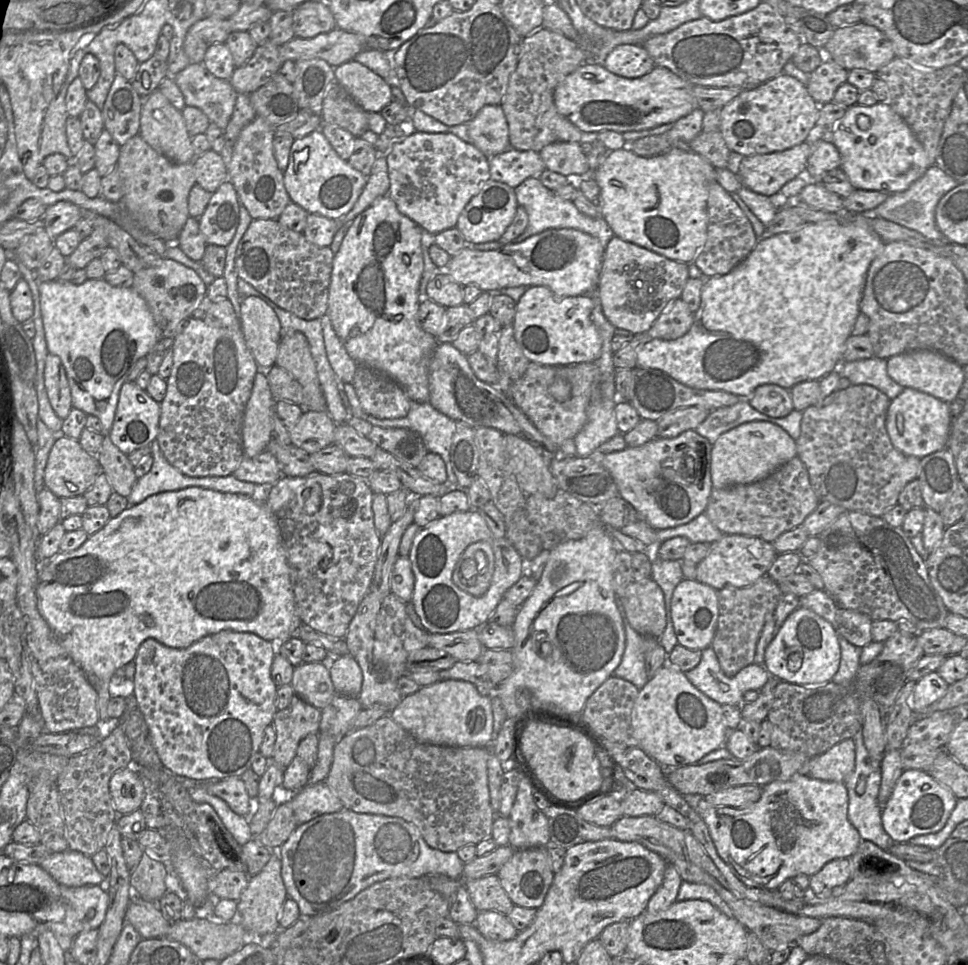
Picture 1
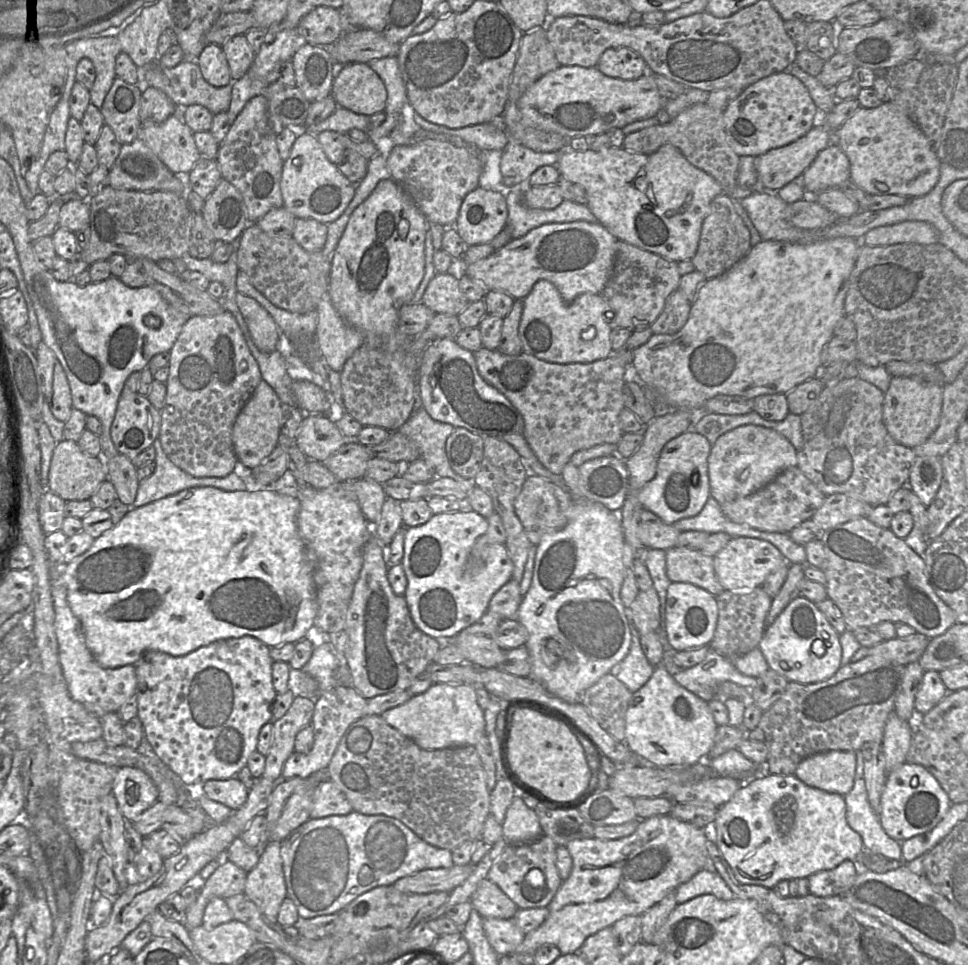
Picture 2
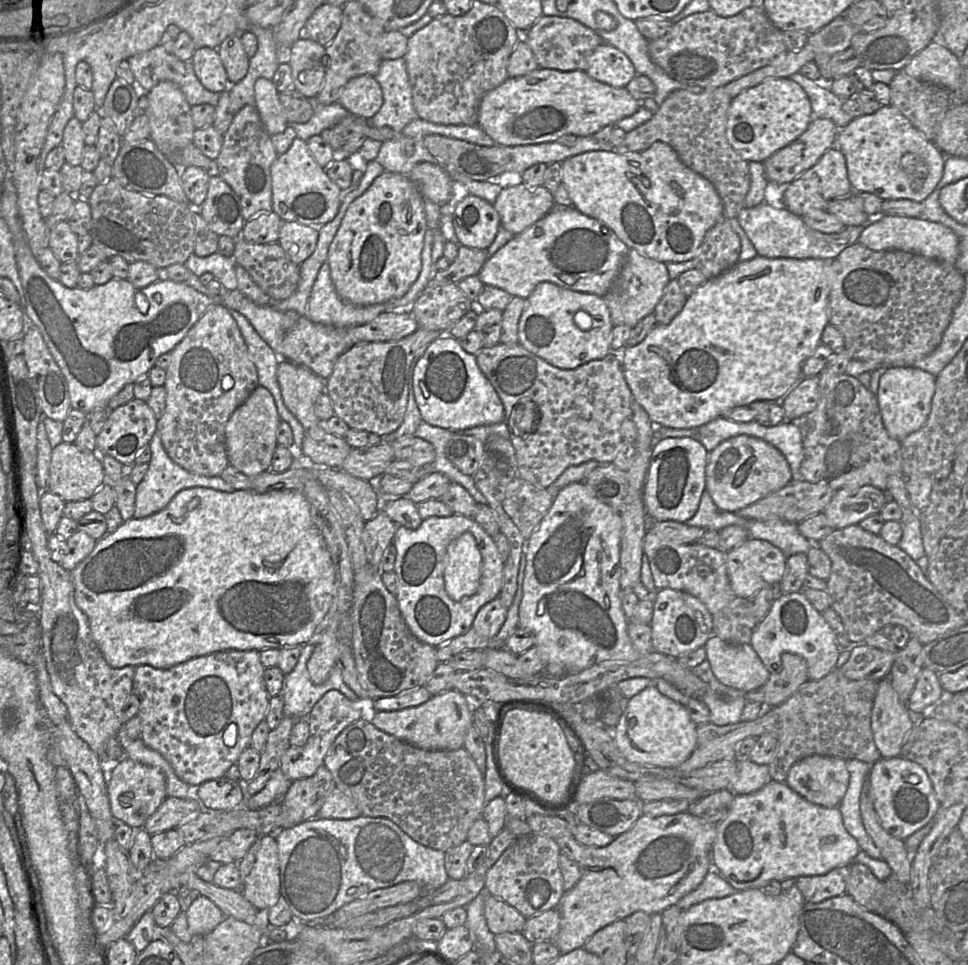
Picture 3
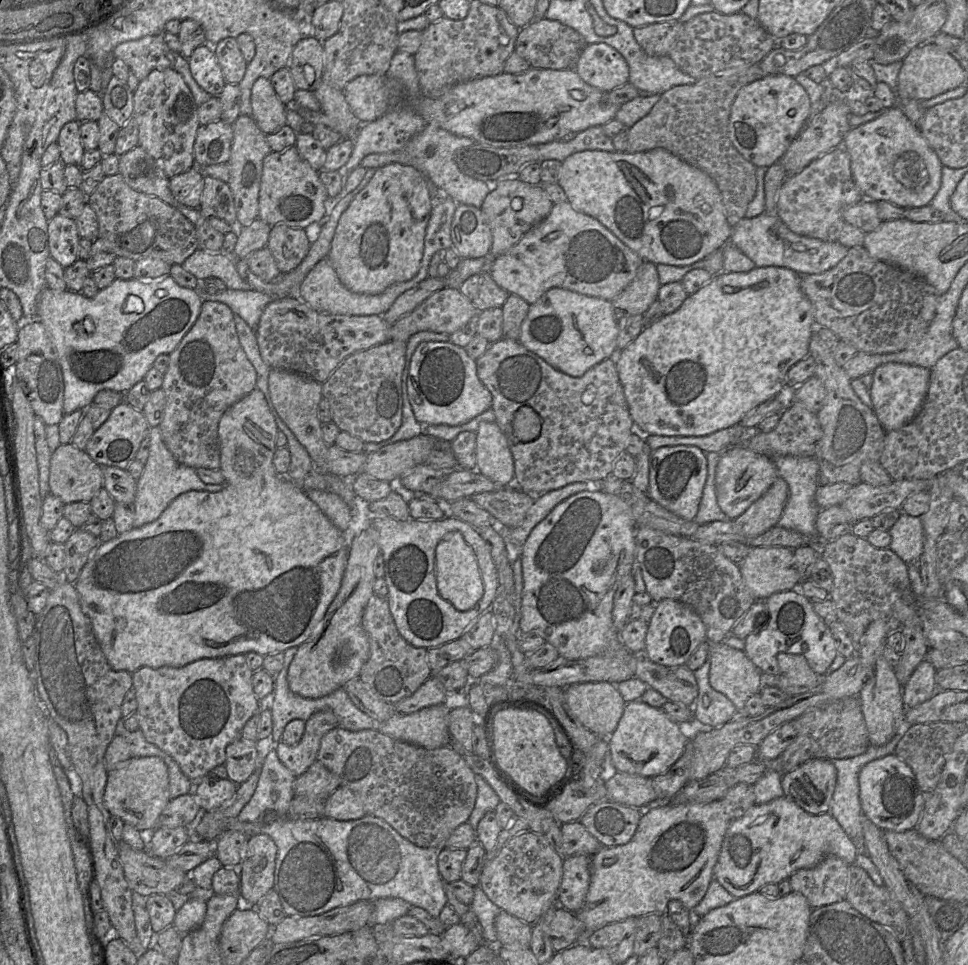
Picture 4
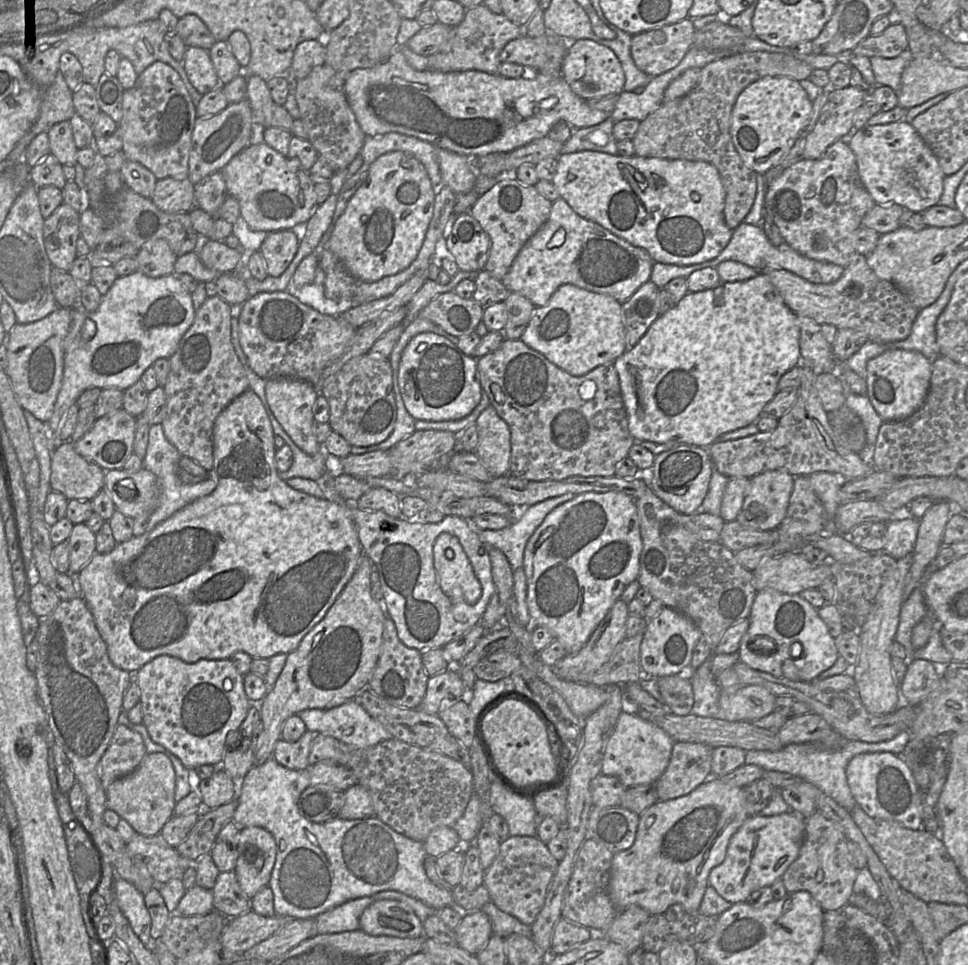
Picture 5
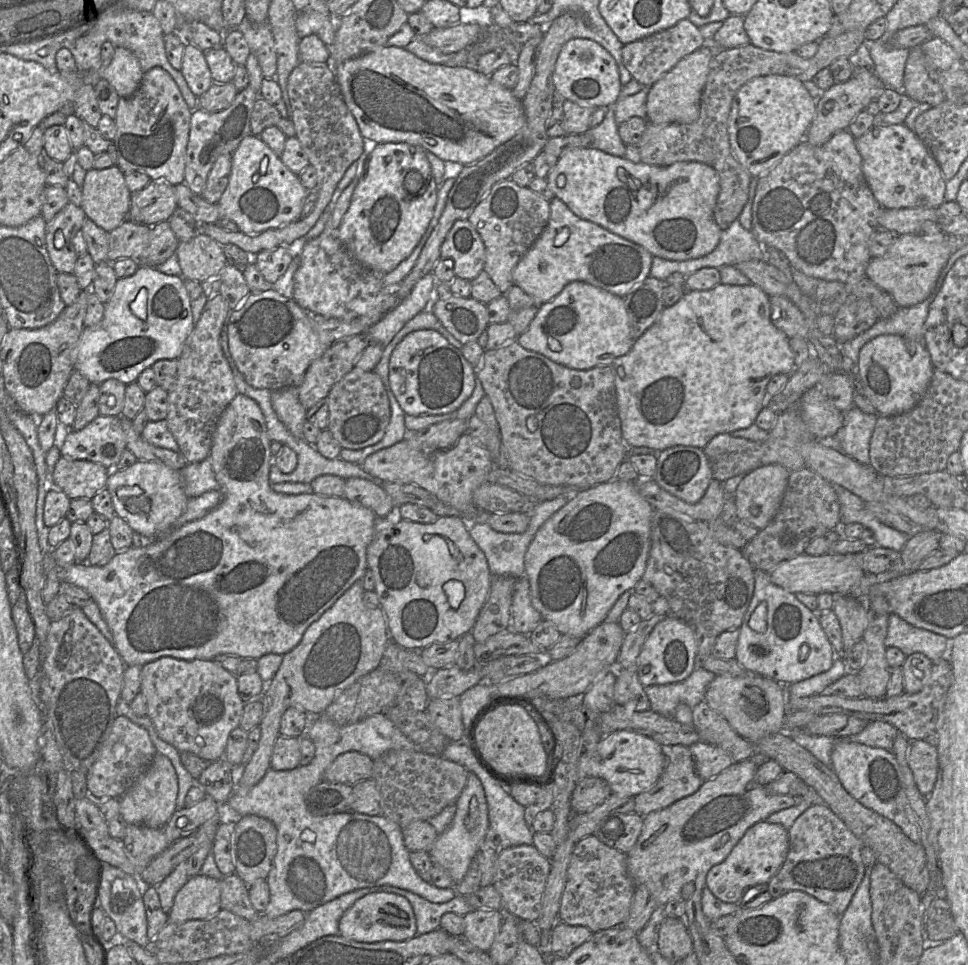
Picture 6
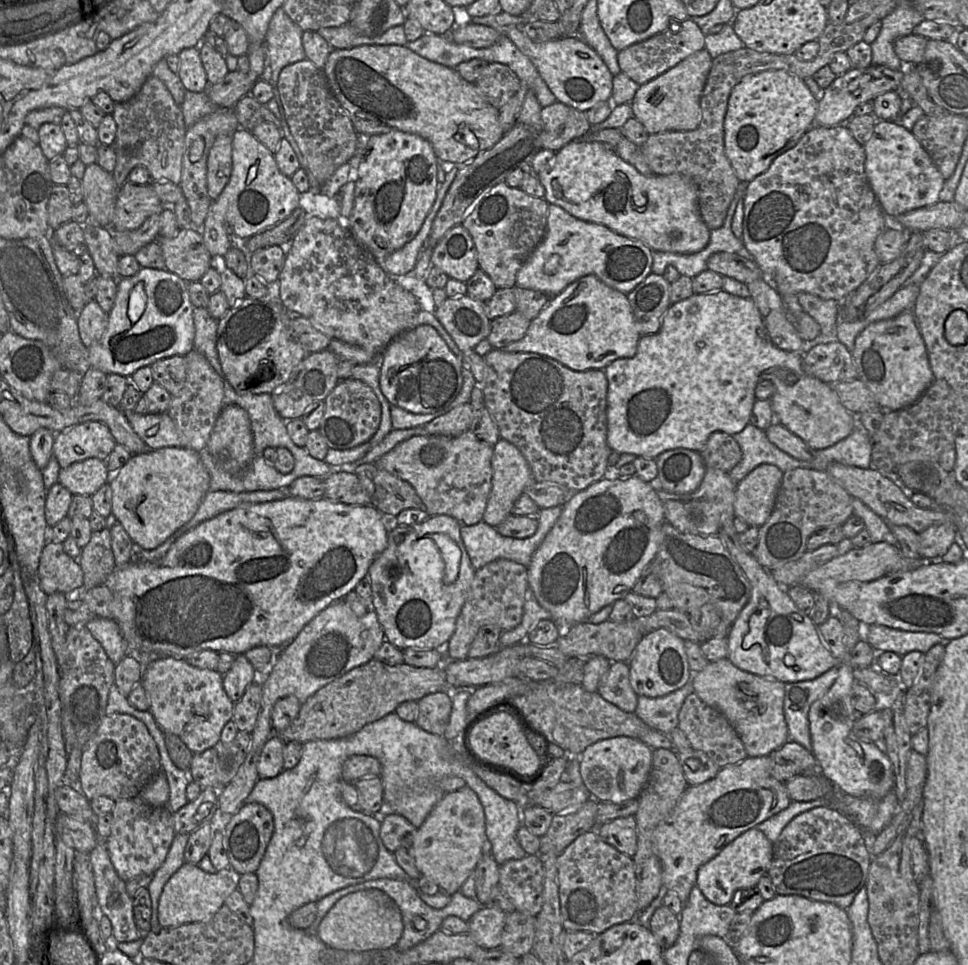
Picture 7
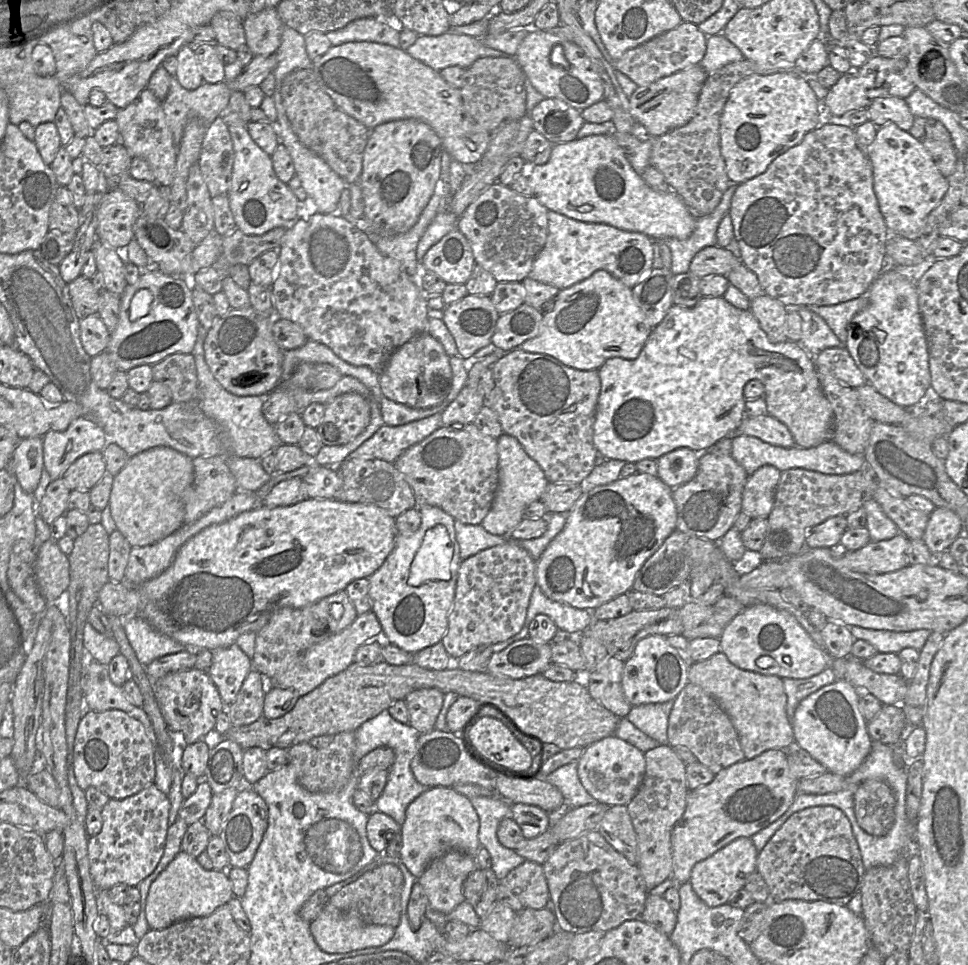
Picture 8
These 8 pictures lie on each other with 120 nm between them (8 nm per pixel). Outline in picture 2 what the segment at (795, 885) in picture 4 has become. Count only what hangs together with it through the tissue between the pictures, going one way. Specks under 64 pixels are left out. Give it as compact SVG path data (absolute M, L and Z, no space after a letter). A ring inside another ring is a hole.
M846 860L831 870L823 870L808 877L809 893L817 897L843 895L854 884L860 872L857 861Z

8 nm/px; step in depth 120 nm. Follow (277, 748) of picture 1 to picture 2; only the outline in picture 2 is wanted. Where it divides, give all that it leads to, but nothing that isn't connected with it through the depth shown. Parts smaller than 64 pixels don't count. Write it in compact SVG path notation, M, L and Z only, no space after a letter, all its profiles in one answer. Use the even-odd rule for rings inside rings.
M295 696L286 714L272 721L272 742L265 756L265 769L261 778L275 782L281 780L284 763L295 751L295 738L299 731L311 725L315 698Z

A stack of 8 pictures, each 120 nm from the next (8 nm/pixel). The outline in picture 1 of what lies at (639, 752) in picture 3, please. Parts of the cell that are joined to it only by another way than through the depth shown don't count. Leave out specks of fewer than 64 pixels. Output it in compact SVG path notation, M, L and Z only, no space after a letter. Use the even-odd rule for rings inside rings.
M665 665L639 690L631 714L632 735L637 746L663 768L678 768L697 762L706 754L725 746L729 728L725 725L722 707L695 688L685 674Z

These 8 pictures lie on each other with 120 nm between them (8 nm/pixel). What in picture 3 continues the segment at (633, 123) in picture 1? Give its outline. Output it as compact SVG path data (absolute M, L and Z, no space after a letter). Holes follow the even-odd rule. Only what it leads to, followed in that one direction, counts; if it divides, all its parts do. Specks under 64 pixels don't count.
M538 68L520 77L508 77L498 87L486 93L480 103L477 125L498 145L513 147L540 144L555 142L566 134L578 137L594 135L603 127L616 125L619 120L633 115L641 106L643 101L633 98L625 87L615 88L601 83L585 71Z

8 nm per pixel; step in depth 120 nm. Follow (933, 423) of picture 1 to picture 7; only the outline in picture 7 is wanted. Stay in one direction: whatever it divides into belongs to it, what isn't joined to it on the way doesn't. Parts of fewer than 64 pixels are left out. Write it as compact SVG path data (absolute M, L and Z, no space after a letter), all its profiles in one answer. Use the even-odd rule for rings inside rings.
M913 310L868 325L855 339L851 351L858 378L874 394L884 411L900 410L916 402L934 380L926 345Z

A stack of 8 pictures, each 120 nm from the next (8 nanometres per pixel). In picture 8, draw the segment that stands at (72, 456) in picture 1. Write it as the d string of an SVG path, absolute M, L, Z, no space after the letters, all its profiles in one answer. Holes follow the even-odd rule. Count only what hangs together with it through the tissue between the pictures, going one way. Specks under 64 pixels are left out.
M90 452L77 458L61 477L70 491L90 491L105 474L106 465L102 452Z

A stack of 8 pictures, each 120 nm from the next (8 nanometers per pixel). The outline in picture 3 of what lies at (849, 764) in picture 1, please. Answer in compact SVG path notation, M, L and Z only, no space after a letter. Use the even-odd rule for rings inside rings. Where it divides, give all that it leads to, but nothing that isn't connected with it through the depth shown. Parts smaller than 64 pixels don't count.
M811 755L796 762L785 783L805 800L825 808L838 807L849 786L844 759Z

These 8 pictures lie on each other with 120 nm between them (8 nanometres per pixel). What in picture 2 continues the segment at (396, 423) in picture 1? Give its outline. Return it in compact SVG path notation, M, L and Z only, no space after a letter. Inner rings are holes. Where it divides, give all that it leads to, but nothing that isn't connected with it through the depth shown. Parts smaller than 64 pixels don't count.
M420 406L416 412L413 412L412 408L410 418L401 427L399 427L397 431L411 439L417 445L421 458L429 467L431 467L435 477L446 477L458 482L464 488L464 491L469 495L475 486L473 479L466 479L455 473L450 466L446 455L446 440L450 434L452 434L454 429L455 427L448 423L432 419L425 408Z

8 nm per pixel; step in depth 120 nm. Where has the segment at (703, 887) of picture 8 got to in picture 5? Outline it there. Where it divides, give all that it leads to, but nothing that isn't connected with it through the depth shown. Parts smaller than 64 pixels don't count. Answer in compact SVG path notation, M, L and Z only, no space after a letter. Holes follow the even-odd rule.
M796 812L774 816L750 816L730 839L726 857L714 867L708 883L726 901L732 904L746 902L750 895L781 879L798 857L805 835L805 817Z

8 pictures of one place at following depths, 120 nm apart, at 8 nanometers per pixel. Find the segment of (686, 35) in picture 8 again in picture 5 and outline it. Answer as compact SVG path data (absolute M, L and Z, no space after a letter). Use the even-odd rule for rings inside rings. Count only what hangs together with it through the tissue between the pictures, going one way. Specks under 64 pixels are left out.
M692 19L641 32L632 36L631 57L639 70L651 77L676 67L693 46Z

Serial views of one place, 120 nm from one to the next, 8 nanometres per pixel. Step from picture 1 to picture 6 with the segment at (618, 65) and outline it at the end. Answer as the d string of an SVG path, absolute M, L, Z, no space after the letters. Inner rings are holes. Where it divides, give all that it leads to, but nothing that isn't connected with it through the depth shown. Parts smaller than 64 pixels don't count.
M572 38L560 50L552 74L553 84L560 96L579 106L614 106L621 90L618 66L611 54L597 42Z

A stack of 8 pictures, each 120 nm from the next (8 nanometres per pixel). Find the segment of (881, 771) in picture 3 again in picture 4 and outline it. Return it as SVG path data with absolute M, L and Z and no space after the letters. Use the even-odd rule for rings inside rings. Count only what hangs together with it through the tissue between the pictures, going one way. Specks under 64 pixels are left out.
M895 754L867 763L859 773L859 798L864 817L883 831L904 832L917 828L925 794L919 789L912 769Z

